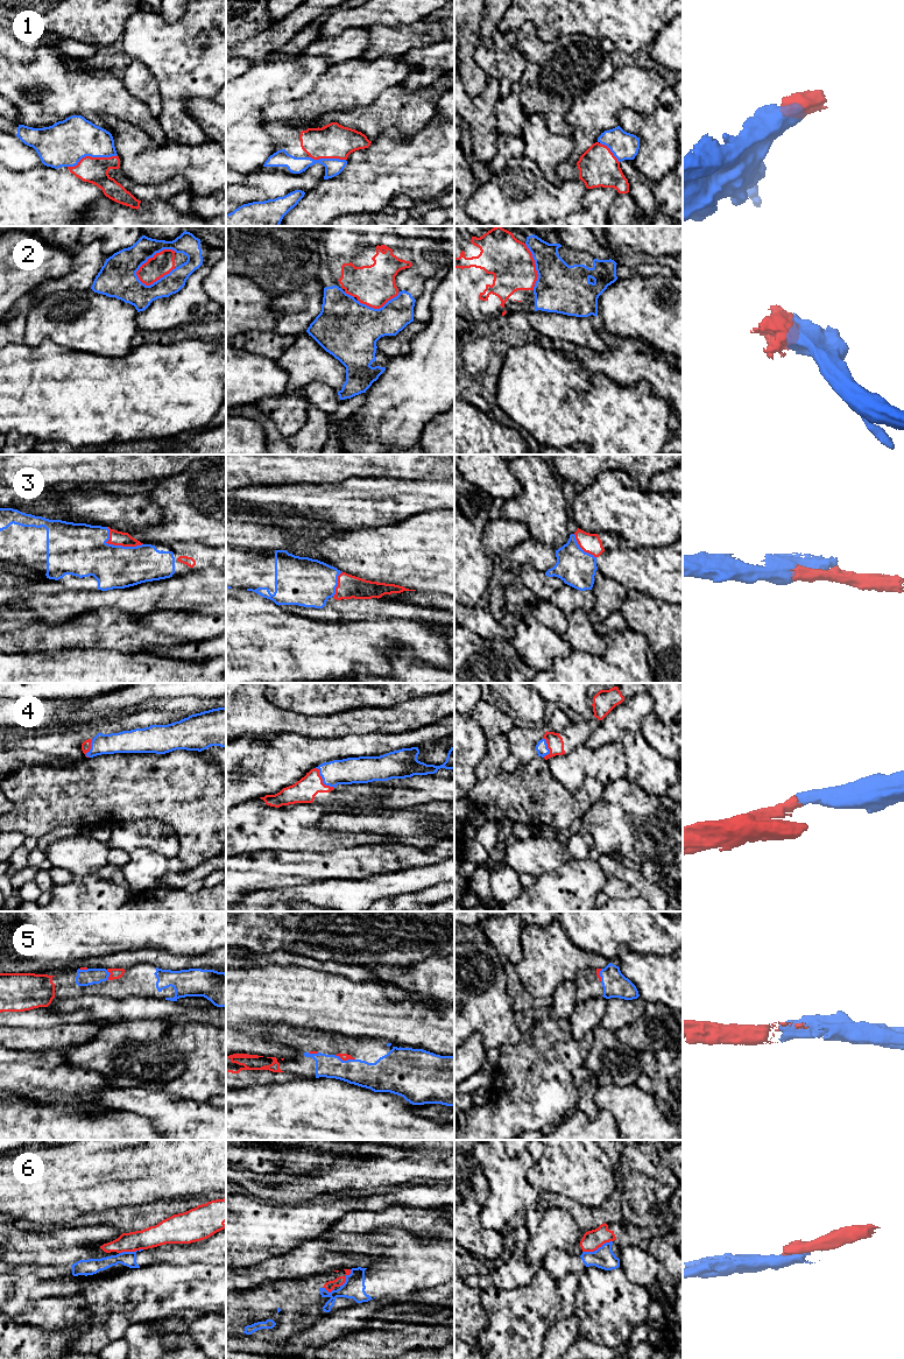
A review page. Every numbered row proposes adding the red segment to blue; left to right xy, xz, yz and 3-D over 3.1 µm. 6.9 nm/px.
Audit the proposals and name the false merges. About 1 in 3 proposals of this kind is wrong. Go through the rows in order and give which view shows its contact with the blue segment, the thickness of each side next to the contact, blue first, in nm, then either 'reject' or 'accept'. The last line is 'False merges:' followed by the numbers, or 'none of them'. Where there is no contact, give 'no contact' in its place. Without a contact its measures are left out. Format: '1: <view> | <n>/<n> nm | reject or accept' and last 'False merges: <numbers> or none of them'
1: xy | 320/180 nm | accept
2: xy | 240/160 nm | accept
3: xy | 340/100 nm | accept
4: xz | 180/160 nm | accept
5: xz | 200/50 nm | accept
6: yz | 150/140 nm | reject
False merges: 6

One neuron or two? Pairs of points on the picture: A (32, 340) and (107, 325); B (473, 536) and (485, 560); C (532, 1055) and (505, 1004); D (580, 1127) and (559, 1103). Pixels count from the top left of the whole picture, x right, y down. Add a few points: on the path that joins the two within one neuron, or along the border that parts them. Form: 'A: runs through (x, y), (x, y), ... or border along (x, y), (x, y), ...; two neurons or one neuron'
A: runs through (50, 325), (89, 325); one neuron
B: runs through (473, 542), (473, 548), (479, 554); one neuron
C: border along (516, 1013), (521, 1039), (499, 1048); two neurons
D: border along (563, 1119), (559, 1124); two neurons

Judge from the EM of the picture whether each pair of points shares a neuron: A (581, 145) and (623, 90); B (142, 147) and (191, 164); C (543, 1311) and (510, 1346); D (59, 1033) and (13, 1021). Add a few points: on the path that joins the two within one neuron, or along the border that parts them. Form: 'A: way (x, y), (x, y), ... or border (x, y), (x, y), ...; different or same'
A: way (586, 131), (588, 125), (609, 104); same
B: way (154, 159), (156, 161), (179, 161); same
C: way (535, 1319), (516, 1338); same
D: border (70, 1023), (44, 1028), (16, 1027); different

